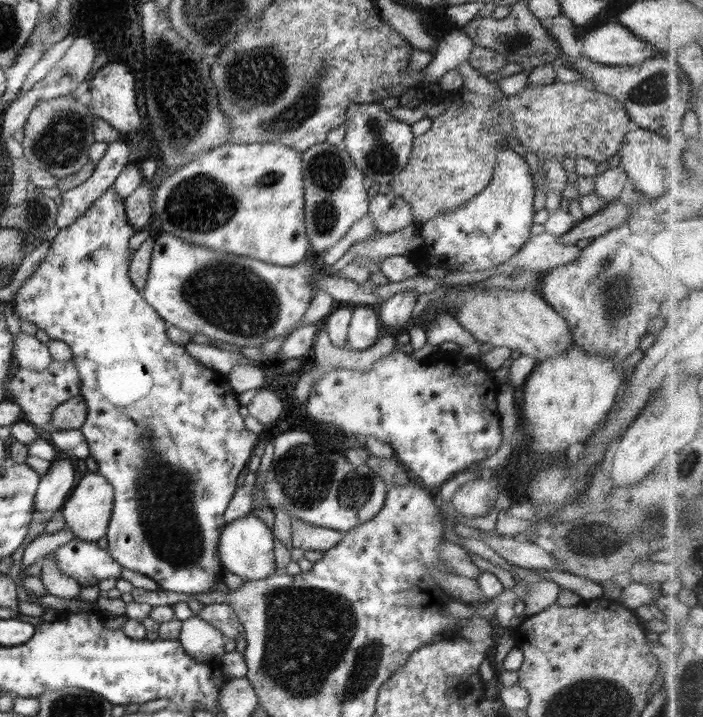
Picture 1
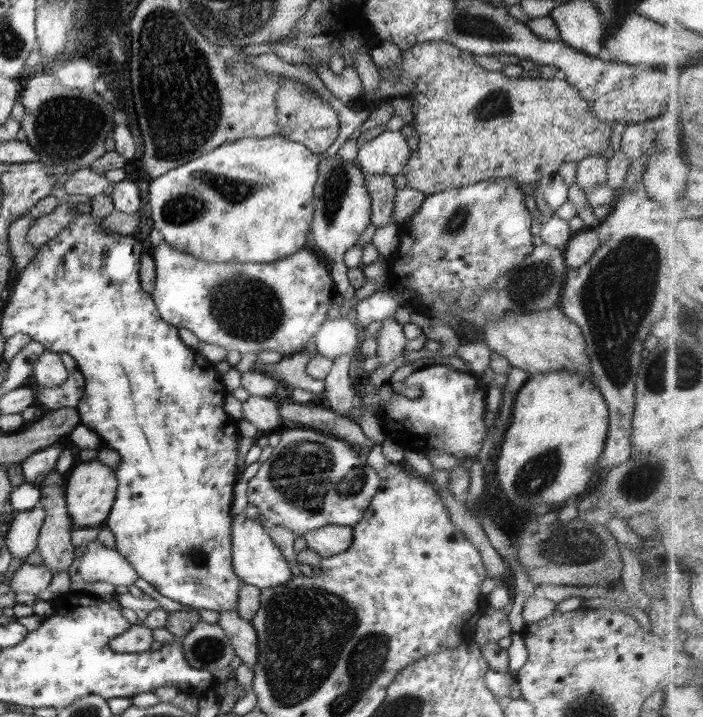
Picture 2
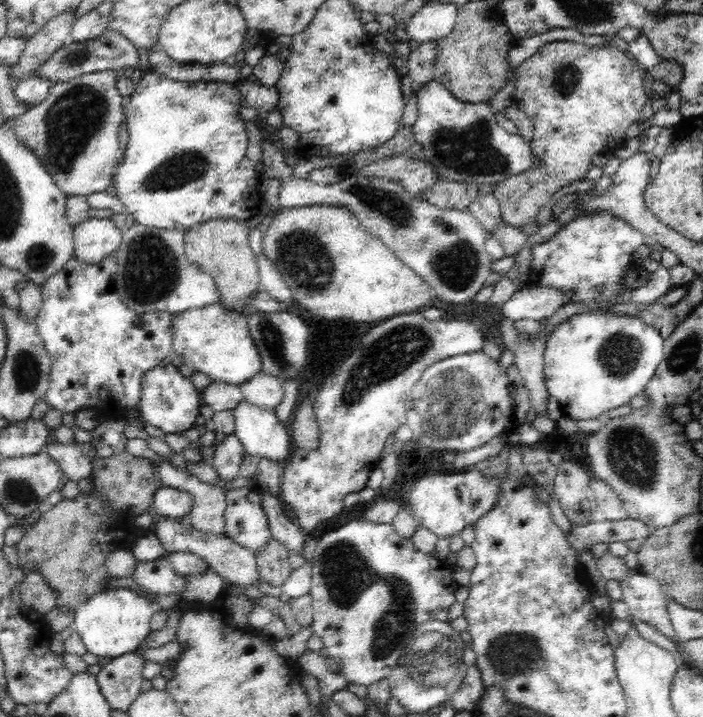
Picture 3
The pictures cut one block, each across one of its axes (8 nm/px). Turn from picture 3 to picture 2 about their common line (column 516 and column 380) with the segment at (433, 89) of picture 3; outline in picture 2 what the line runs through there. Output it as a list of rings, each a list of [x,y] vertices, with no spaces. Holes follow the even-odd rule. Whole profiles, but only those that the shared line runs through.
[[[387,129],[374,140],[360,146],[355,162],[362,168],[364,174],[385,174],[393,177],[403,172],[410,157],[412,150],[400,130]]]

